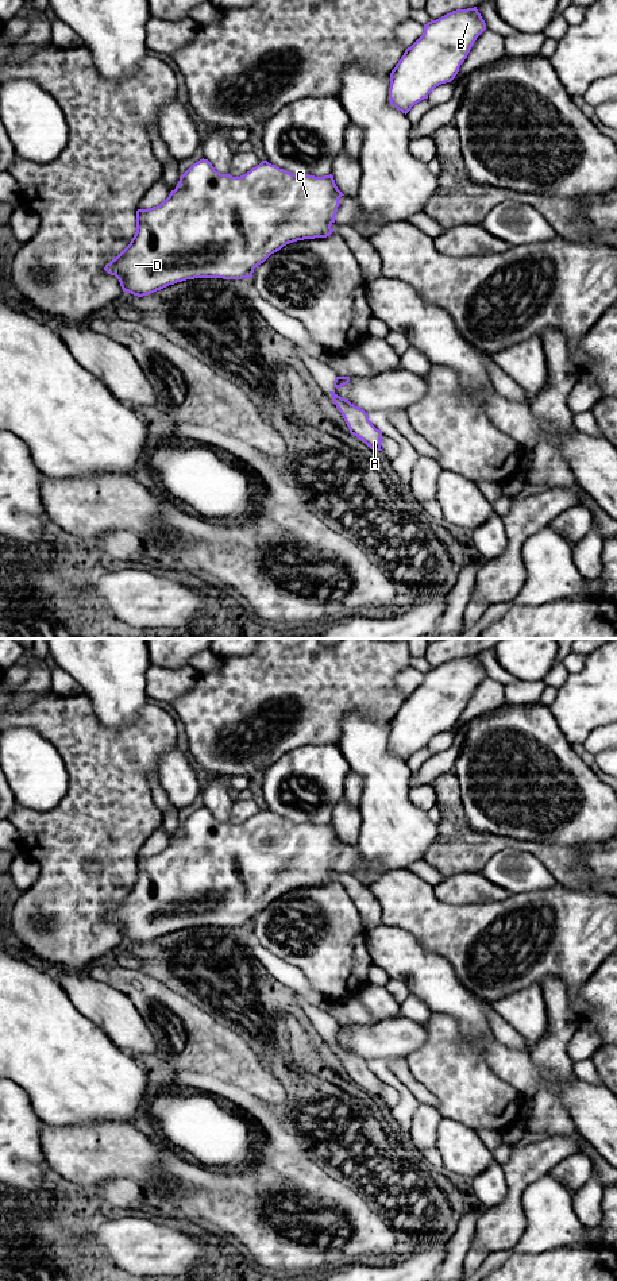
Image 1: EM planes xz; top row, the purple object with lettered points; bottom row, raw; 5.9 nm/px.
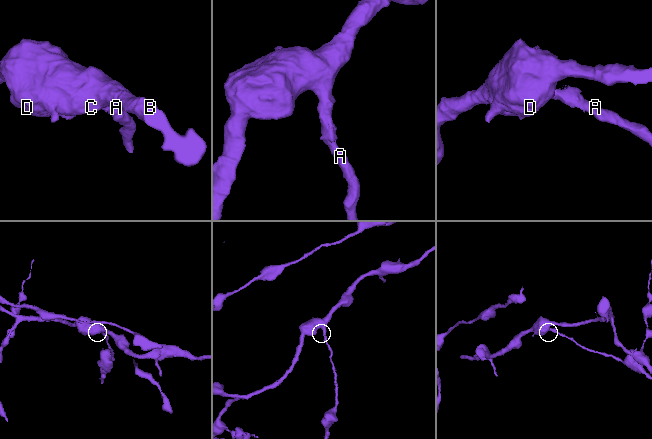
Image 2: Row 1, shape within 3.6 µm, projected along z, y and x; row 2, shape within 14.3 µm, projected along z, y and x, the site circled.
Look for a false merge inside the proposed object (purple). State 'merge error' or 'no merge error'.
no merge error

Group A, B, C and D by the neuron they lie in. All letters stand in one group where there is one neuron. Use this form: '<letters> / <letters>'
A B C D

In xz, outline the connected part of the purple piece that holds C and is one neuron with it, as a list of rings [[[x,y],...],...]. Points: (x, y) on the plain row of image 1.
[[[208,807],[193,811],[174,838],[159,853],[136,858],[136,880],[130,892],[104,918],[115,923],[123,939],[143,945],[169,933],[194,926],[243,927],[284,894],[315,885],[327,885],[333,877],[339,846],[344,844],[333,823],[296,823],[262,809],[240,825],[220,822]]]

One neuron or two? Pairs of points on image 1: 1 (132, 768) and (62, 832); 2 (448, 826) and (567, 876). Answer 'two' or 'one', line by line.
1: one
2: one

